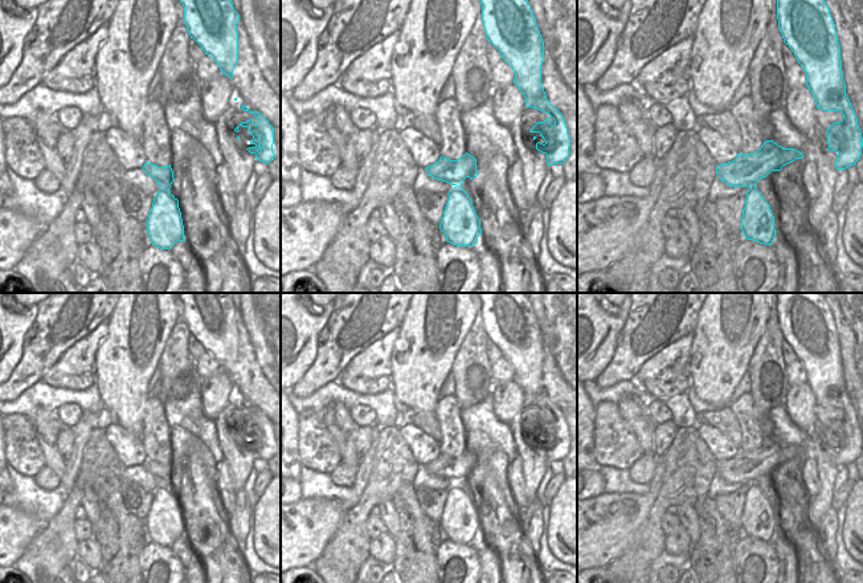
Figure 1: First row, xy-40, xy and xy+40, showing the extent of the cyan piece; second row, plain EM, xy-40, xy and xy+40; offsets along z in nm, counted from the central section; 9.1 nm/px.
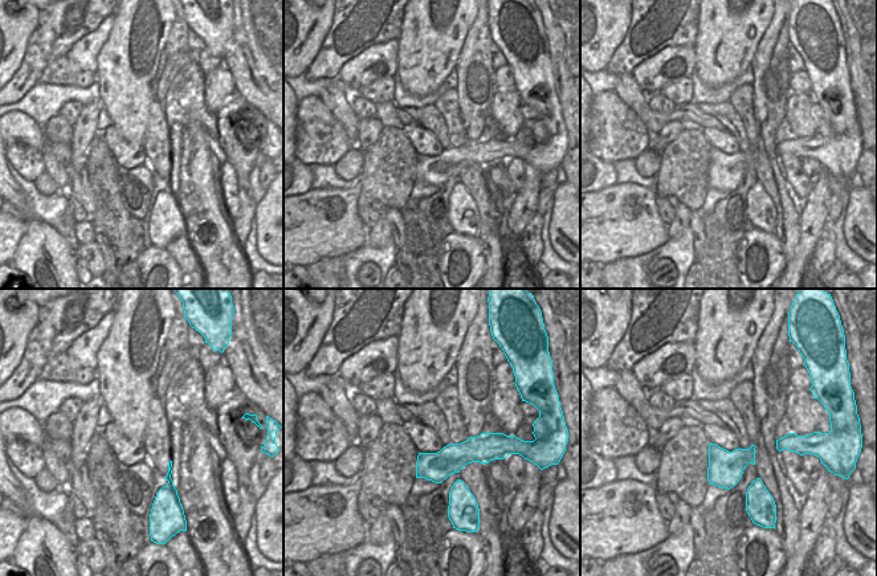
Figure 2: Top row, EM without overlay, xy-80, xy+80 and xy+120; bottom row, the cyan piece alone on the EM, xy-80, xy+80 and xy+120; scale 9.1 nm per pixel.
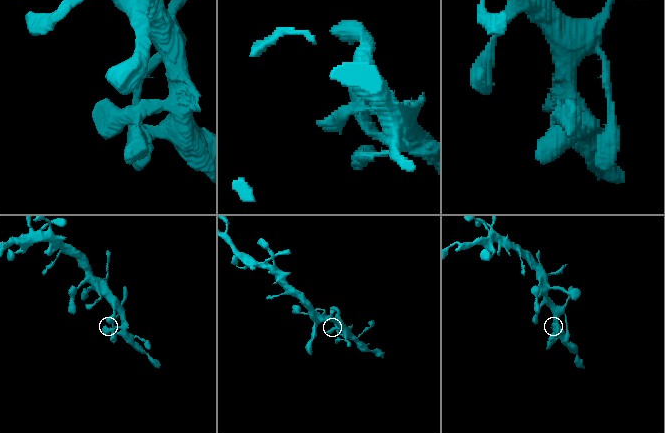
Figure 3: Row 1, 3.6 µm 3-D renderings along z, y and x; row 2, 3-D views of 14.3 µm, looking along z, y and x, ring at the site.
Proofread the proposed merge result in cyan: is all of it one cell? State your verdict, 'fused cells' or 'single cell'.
single cell

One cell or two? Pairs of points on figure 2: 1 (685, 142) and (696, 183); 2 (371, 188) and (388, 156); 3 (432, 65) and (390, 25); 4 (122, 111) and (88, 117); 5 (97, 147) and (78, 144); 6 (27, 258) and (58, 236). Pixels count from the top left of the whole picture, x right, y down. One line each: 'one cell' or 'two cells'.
1: one cell
2: one cell
3: two cells
4: two cells
5: two cells
6: one cell

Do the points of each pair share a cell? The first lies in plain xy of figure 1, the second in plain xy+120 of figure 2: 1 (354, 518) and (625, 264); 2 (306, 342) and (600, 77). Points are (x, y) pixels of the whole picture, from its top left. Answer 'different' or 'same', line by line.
1: different
2: different

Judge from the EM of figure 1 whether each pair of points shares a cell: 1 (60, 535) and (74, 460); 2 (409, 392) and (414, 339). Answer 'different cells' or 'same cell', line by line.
1: different cells
2: same cell

